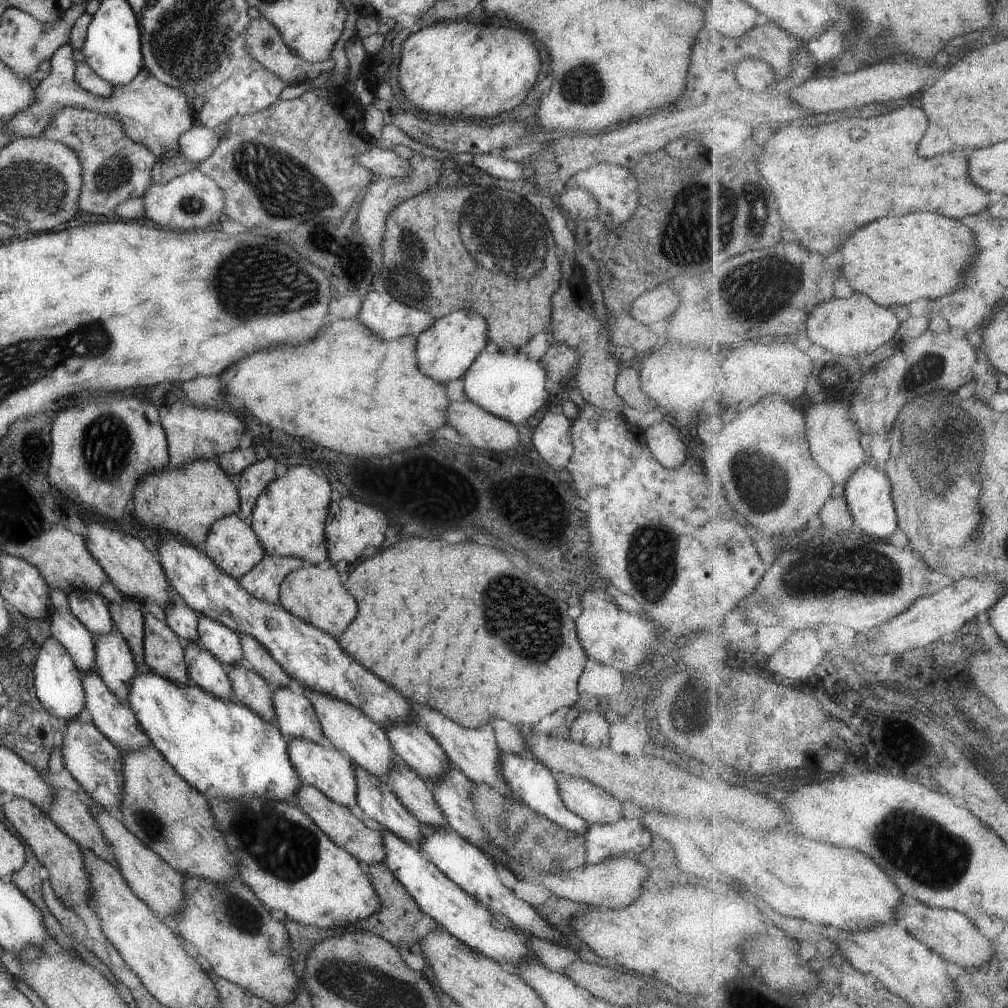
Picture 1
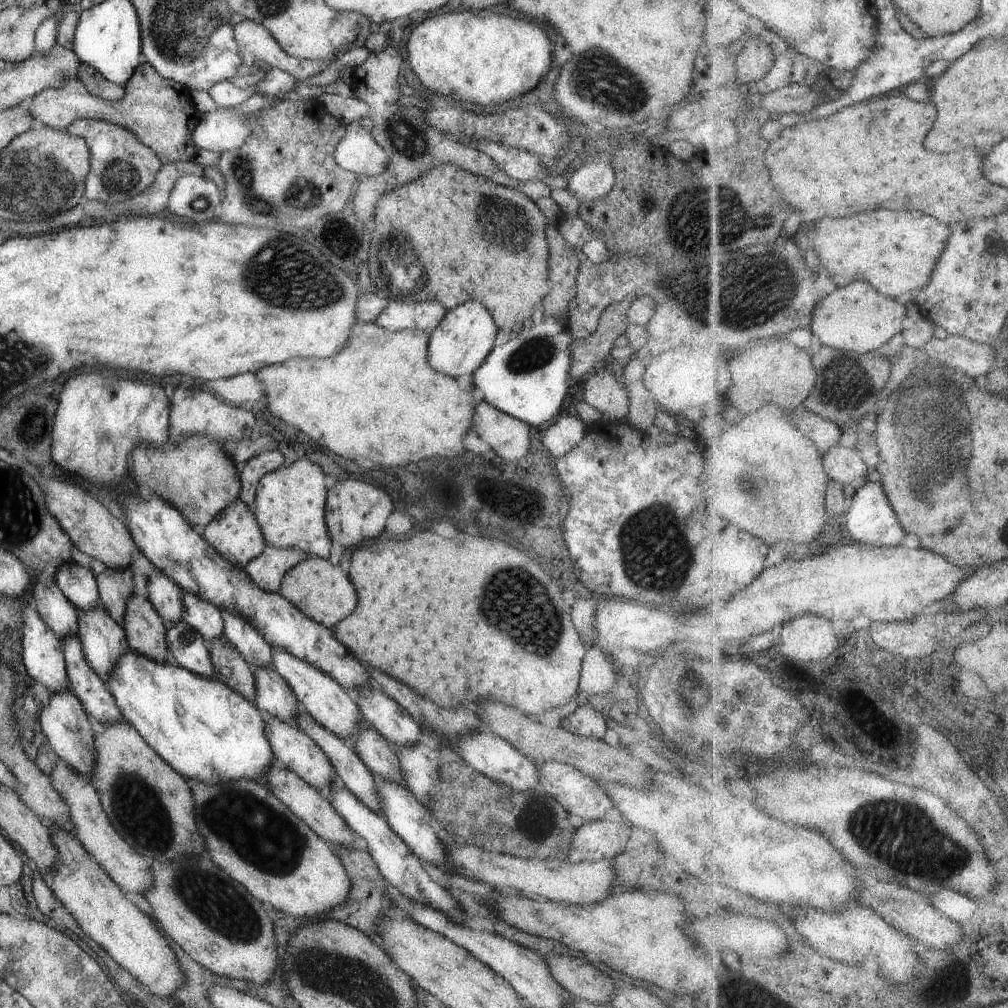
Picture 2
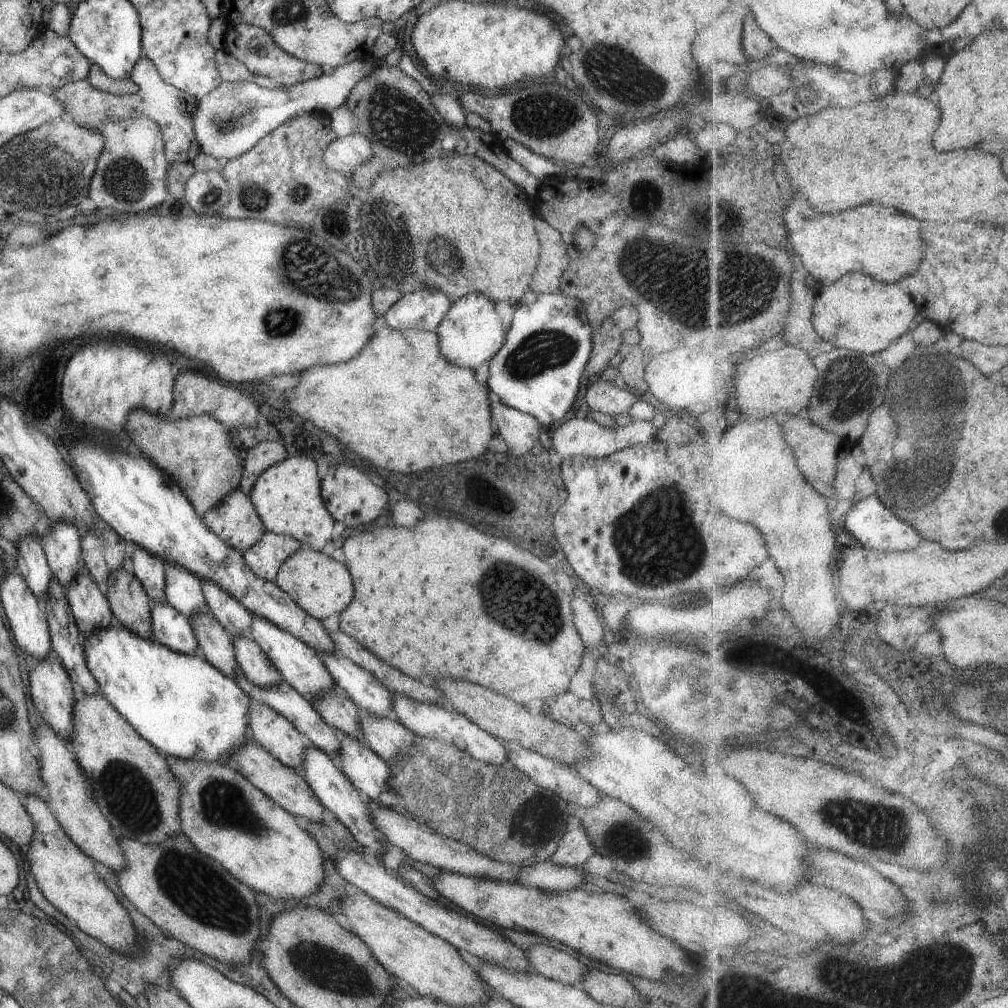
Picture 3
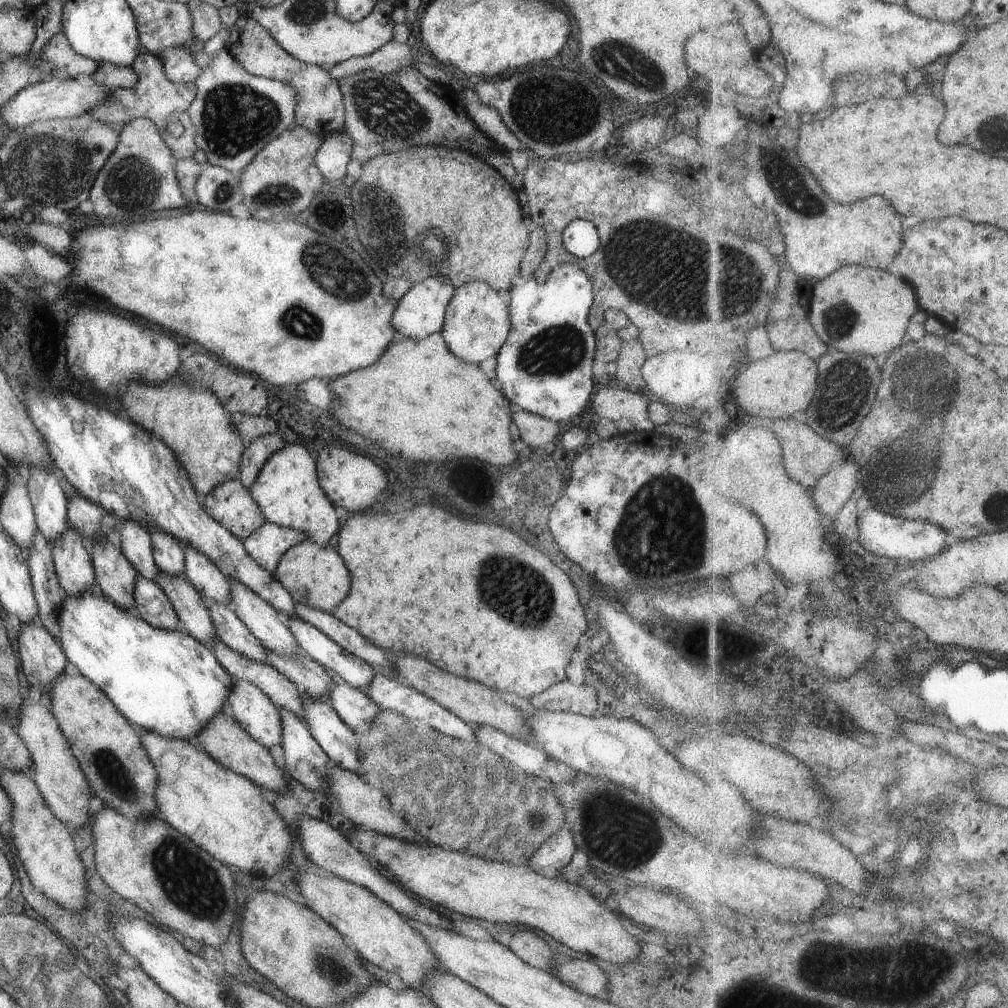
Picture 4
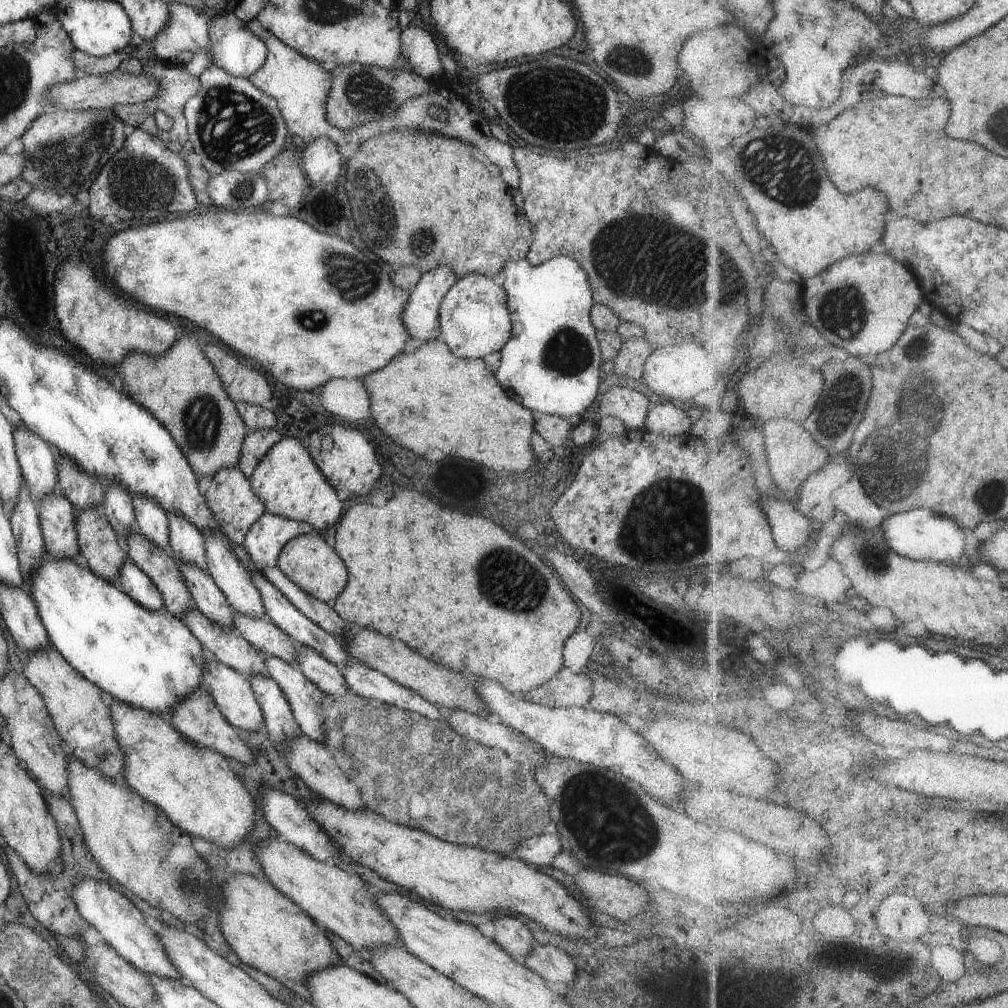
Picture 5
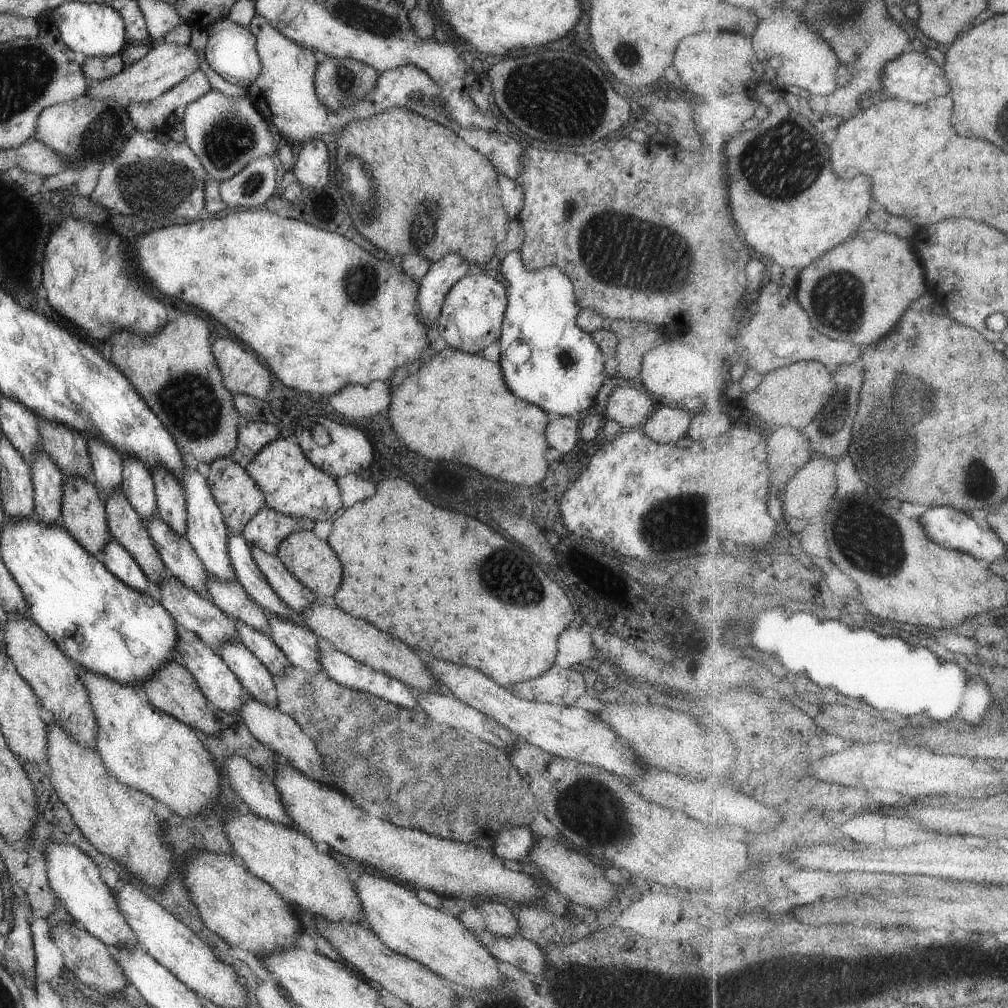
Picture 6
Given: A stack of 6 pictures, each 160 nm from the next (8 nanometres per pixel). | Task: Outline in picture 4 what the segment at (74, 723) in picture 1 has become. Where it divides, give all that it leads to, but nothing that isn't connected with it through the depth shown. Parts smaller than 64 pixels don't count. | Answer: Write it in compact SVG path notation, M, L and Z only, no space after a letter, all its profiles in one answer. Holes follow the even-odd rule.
M33 620L31 623L24 625L20 624L20 631L21 634L19 634L17 642L22 671L30 686L38 688L44 700L48 699L49 696L47 696L47 692L50 688L50 683L56 678L60 671L64 670L63 668L65 668L65 664L67 664L65 661L66 656L63 654L60 644L42 628L37 620Z

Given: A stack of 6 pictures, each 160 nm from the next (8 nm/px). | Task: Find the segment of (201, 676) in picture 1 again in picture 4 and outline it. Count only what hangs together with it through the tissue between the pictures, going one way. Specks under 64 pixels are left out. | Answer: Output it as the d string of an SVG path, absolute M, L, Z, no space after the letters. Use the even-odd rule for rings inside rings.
M136 578L133 614L153 628L180 631L179 622L169 598L155 582Z

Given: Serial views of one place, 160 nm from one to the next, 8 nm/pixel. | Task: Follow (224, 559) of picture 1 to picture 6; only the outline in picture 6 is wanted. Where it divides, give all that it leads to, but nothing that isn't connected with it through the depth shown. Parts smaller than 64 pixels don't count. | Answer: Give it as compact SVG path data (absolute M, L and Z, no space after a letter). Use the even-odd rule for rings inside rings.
M219 457L209 464L207 484L219 507L223 522L230 533L240 534L243 527L253 518L253 515L265 506L264 496L251 480L251 477L231 457Z

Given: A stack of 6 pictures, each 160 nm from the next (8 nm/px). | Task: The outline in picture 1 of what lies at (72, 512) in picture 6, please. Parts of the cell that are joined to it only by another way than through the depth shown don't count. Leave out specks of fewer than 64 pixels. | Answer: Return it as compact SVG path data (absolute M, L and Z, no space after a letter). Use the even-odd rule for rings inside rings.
M144 612L143 615L144 665L152 673L167 678L176 685L187 685L183 640L168 627L168 624L163 624L148 612Z

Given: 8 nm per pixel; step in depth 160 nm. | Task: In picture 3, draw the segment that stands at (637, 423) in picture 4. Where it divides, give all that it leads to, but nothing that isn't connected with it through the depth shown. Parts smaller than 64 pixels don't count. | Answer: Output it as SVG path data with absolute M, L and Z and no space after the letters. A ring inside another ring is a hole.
M597 380L587 387L585 402L591 411L597 411L610 417L623 414L639 399L632 390L618 387L607 381Z

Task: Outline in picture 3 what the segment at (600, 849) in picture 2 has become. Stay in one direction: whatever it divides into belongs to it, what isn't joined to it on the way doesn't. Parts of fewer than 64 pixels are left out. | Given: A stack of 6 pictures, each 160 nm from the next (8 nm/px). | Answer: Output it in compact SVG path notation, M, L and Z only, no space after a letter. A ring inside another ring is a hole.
M581 824L565 831L549 860L559 866L579 867L593 853L594 846L590 845L590 838L587 838L586 830Z

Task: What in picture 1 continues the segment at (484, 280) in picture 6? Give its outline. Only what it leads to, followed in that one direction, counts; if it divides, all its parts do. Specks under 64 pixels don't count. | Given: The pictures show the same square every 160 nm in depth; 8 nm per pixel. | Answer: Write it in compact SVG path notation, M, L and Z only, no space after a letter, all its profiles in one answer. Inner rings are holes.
M457 309L435 319L416 338L414 353L419 372L441 384L458 379L483 350L487 343L486 330L484 318L471 310Z

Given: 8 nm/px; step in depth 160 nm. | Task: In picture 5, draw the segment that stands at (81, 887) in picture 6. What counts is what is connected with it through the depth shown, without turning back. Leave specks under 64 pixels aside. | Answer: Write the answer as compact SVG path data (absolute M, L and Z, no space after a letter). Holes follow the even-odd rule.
M95 879L77 882L77 886L72 888L71 896L80 917L87 925L93 926L121 958L147 976L155 975L180 982L180 976L166 955L158 936L149 929L145 918L128 897L114 891L107 883Z

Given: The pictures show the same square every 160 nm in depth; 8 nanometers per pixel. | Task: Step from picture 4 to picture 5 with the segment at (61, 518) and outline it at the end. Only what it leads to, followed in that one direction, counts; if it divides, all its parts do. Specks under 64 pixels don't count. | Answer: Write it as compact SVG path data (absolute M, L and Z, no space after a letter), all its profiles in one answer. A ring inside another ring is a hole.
M26 427L17 428L12 437L22 480L28 486L30 497L38 505L44 496L57 487L56 461L59 460L60 454Z

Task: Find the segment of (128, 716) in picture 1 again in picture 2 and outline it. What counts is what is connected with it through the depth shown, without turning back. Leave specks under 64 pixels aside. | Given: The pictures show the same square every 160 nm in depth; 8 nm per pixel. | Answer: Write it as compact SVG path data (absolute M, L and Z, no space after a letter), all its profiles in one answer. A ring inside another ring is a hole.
M68 635L61 642L67 688L79 700L83 710L103 725L125 723L110 690L87 664L78 637Z

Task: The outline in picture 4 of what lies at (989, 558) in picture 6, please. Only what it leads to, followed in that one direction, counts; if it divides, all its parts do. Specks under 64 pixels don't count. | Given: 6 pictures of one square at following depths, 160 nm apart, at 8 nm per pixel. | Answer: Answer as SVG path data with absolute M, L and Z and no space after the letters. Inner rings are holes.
M870 507L859 515L857 527L860 551L868 550L876 555L889 557L897 560L900 565L901 562L914 563L927 557L936 557L936 554L942 553L949 546L950 541L949 534L937 525L927 521L919 522L917 519L895 518L876 507Z

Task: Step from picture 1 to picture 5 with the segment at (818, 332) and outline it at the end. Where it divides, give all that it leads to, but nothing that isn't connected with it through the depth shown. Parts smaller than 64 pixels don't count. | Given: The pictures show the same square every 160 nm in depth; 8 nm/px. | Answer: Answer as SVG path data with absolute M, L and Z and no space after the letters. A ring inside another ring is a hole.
M851 255L820 276L802 282L806 313L811 324L831 344L843 346L855 357L879 356L897 344L907 330L909 318L925 302L917 278L892 256Z

